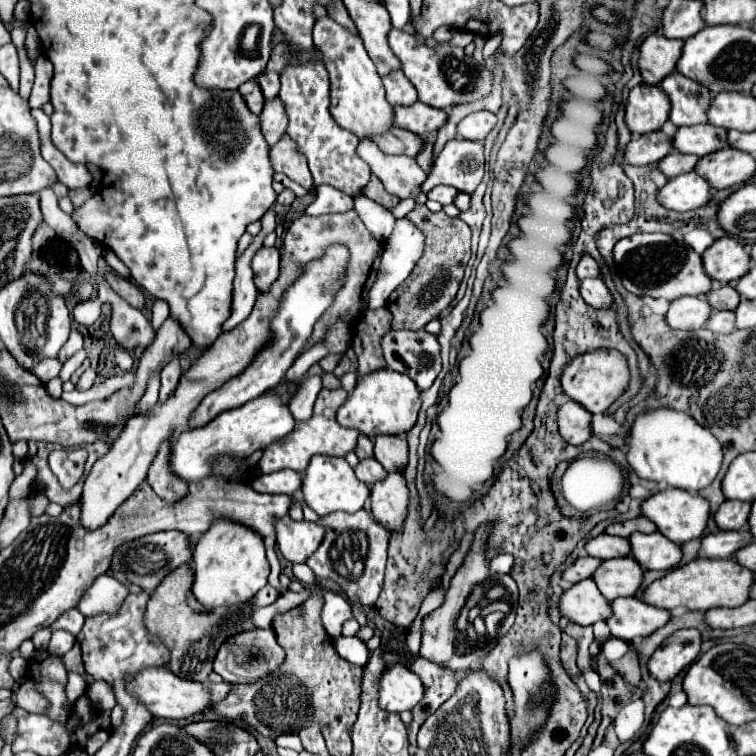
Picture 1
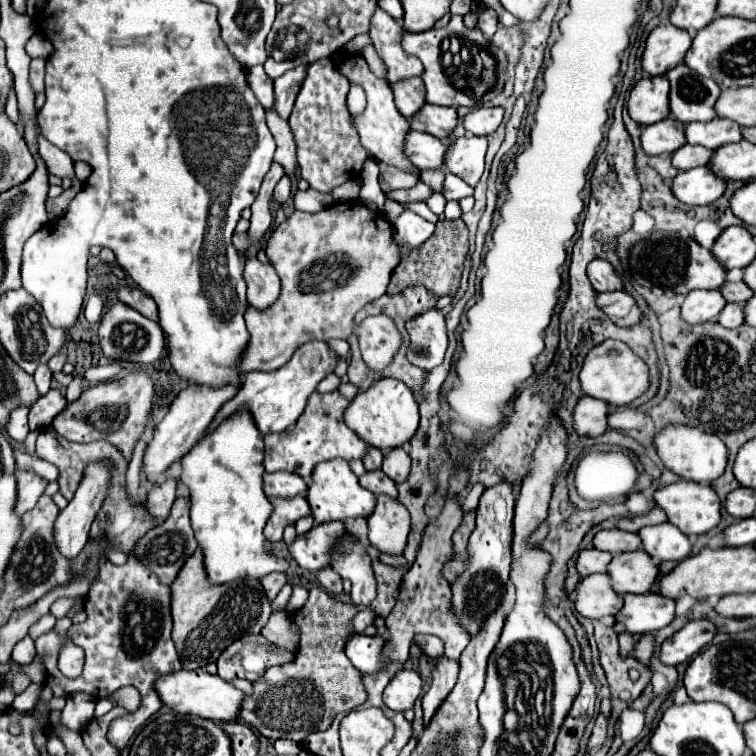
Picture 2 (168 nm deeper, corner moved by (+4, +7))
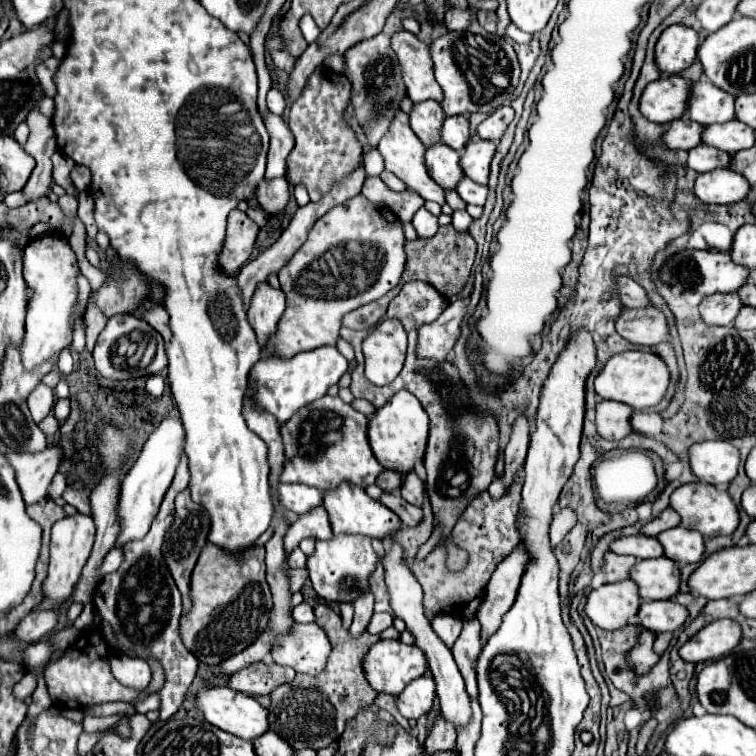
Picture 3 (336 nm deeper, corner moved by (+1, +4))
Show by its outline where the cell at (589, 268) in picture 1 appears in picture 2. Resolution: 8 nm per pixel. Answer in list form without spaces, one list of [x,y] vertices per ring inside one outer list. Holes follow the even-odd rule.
[[[593,260],[587,266],[587,276],[597,292],[617,292],[623,290],[623,280],[607,260]]]

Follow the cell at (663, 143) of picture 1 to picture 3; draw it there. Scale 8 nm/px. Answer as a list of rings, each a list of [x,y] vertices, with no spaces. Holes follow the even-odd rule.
[[[684,115],[684,117],[680,117],[680,119],[676,119],[676,121],[672,121],[668,125],[668,129],[662,133],[660,141],[662,141],[662,145],[666,149],[672,149],[672,151],[684,149],[684,151],[688,151],[688,149],[700,145],[700,141],[702,141],[702,129],[704,129],[702,125],[690,121]]]

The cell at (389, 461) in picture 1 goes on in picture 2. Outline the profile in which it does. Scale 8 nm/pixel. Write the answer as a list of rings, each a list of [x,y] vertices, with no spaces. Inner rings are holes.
[[[393,448],[391,452],[385,452],[385,462],[383,462],[383,472],[395,482],[401,484],[407,480],[411,472],[411,458],[403,448]]]

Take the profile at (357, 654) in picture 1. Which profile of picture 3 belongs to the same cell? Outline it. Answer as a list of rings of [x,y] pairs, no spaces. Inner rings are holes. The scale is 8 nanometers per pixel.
[[[382,639],[368,649],[368,653],[362,659],[362,665],[364,665],[364,675],[368,683],[376,691],[398,695],[406,687],[406,683],[410,683],[412,679],[420,677],[426,671],[426,657],[414,645],[404,645],[398,639]]]

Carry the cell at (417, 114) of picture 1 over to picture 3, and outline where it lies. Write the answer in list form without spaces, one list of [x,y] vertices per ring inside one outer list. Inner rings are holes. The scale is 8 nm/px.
[[[464,115],[446,117],[442,123],[442,143],[452,149],[462,149],[468,143],[468,119]]]

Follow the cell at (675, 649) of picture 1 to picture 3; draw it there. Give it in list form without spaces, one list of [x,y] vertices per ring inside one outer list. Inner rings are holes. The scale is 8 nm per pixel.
[[[718,619],[700,629],[692,639],[688,639],[678,655],[688,663],[712,661],[728,655],[742,639],[742,629],[732,619]]]

